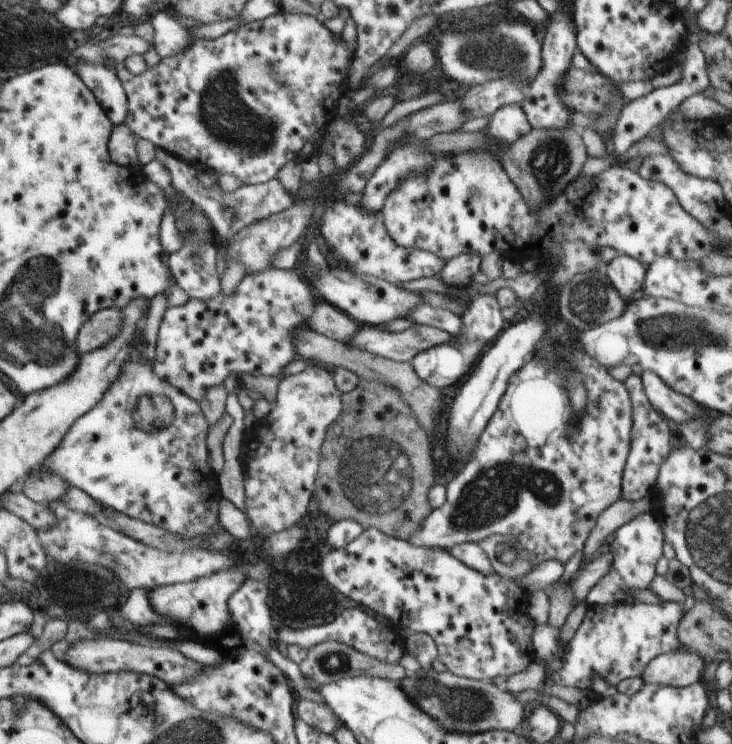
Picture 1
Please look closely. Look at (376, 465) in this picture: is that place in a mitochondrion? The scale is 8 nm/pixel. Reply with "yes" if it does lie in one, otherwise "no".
yes

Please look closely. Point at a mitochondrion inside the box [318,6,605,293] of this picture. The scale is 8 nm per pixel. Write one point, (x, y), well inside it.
(499, 52)

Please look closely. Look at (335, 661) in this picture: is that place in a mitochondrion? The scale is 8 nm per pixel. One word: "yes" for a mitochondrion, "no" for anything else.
yes

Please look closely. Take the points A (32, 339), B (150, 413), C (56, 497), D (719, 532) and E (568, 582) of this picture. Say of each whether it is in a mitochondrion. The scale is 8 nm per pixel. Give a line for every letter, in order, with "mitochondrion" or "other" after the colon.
A: mitochondrion
B: mitochondrion
C: other
D: mitochondrion
E: other

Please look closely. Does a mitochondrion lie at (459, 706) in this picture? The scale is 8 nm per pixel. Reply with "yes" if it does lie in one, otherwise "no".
yes

